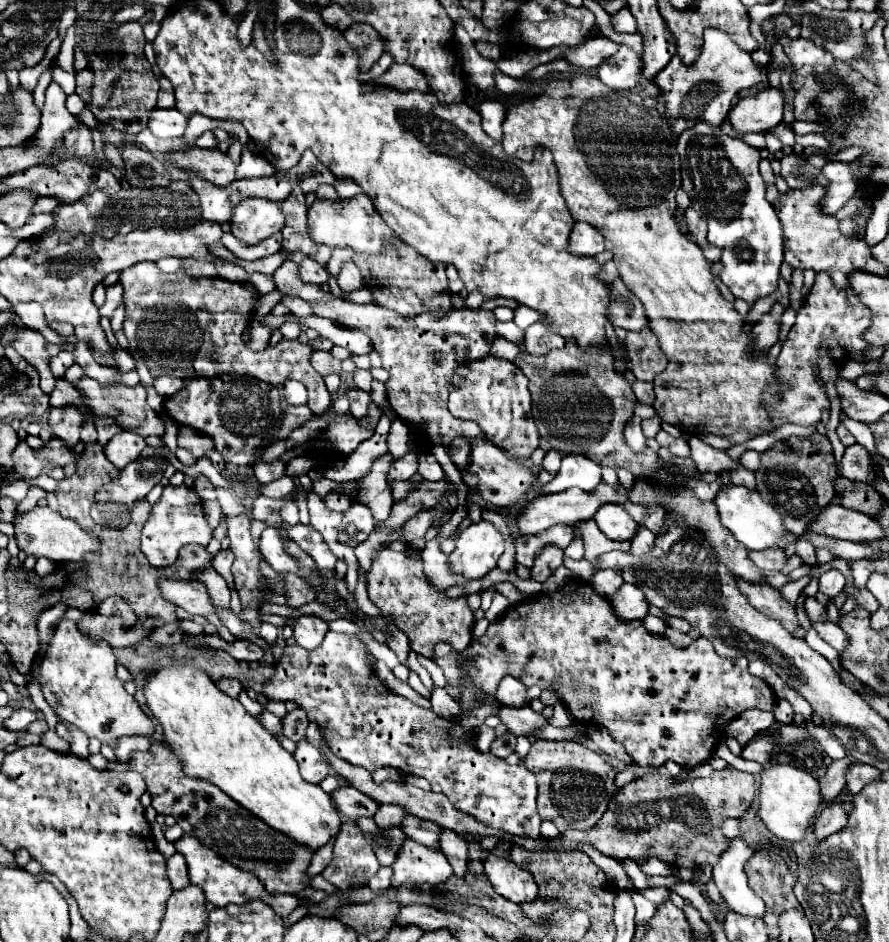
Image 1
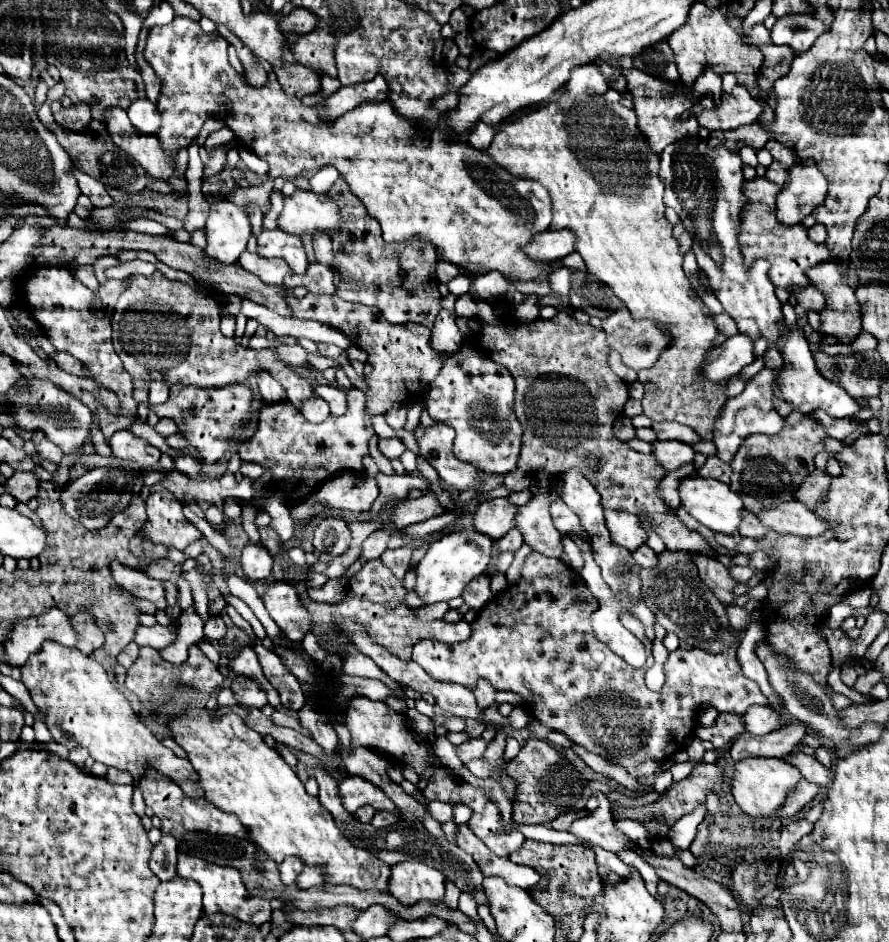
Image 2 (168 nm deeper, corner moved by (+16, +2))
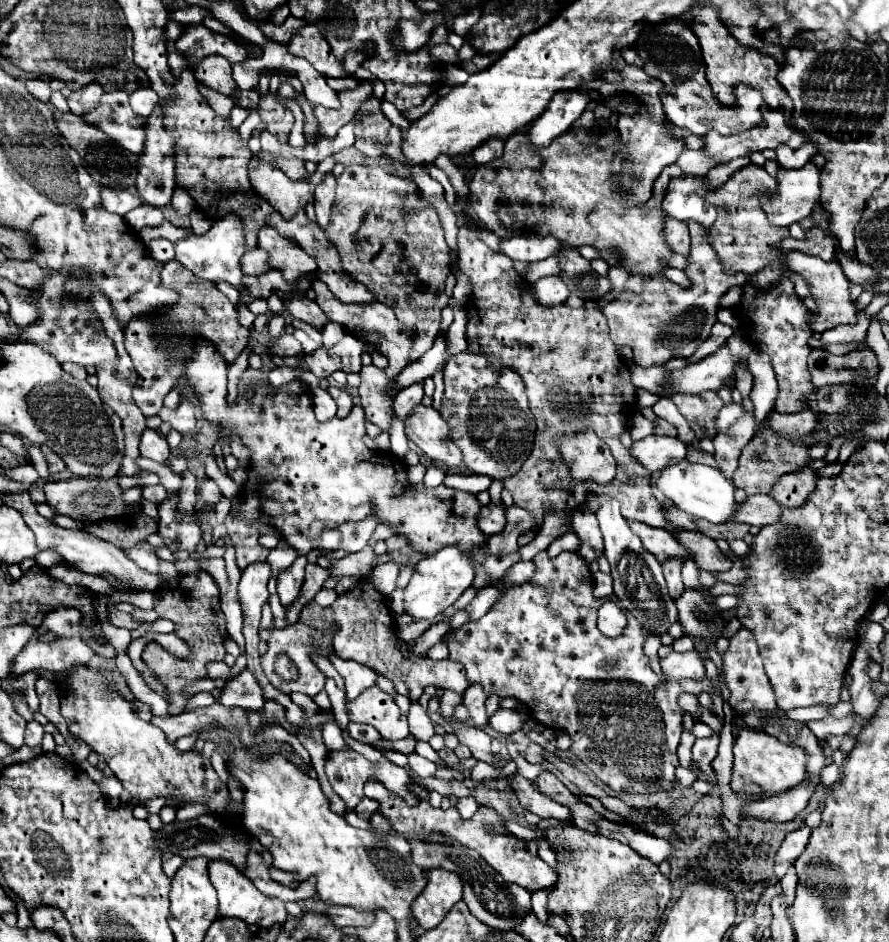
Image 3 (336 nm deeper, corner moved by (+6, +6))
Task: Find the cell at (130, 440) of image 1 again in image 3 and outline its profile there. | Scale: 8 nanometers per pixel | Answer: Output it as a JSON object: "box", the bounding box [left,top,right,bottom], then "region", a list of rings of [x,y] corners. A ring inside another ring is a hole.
{"box":[140,429,170,463],"region":[[[146,429],[140,437],[140,455],[142,457],[148,457],[152,461],[158,461],[158,463],[164,463],[168,457],[170,457],[170,447],[166,443],[166,439],[158,437],[156,431],[152,429]]]}

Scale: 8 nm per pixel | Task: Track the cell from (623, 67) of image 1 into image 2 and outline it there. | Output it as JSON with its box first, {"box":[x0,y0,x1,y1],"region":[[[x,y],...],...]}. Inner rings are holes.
{"box":[566,65,608,95],"region":[[[582,65],[572,69],[570,79],[566,83],[566,91],[572,95],[602,95],[608,91],[608,79],[598,71],[596,65]]]}

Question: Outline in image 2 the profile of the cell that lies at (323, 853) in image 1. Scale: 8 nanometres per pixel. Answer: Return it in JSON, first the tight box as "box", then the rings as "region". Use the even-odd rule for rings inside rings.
{"box":[278,857,304,885],"region":[[[288,857],[284,863],[278,865],[280,869],[280,879],[284,885],[294,885],[298,873],[304,869],[304,863],[300,863],[300,859],[296,857]]]}

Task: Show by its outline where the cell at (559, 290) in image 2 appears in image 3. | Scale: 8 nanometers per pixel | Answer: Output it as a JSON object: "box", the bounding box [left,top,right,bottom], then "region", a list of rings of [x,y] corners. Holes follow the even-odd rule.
{"box":[534,275,570,307],"region":[[[560,275],[542,277],[534,283],[534,299],[546,307],[564,303],[568,295],[570,295],[570,289],[568,289],[568,285],[564,285]]]}

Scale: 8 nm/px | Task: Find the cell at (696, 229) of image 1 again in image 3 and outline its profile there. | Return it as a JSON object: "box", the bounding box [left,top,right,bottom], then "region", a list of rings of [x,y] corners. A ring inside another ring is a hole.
{"box":[664,217,690,257],"region":[[[670,217],[664,227],[664,237],[666,237],[666,241],[670,241],[668,245],[674,247],[676,253],[680,253],[684,257],[690,255],[690,233],[688,233],[688,225],[684,221]]]}

